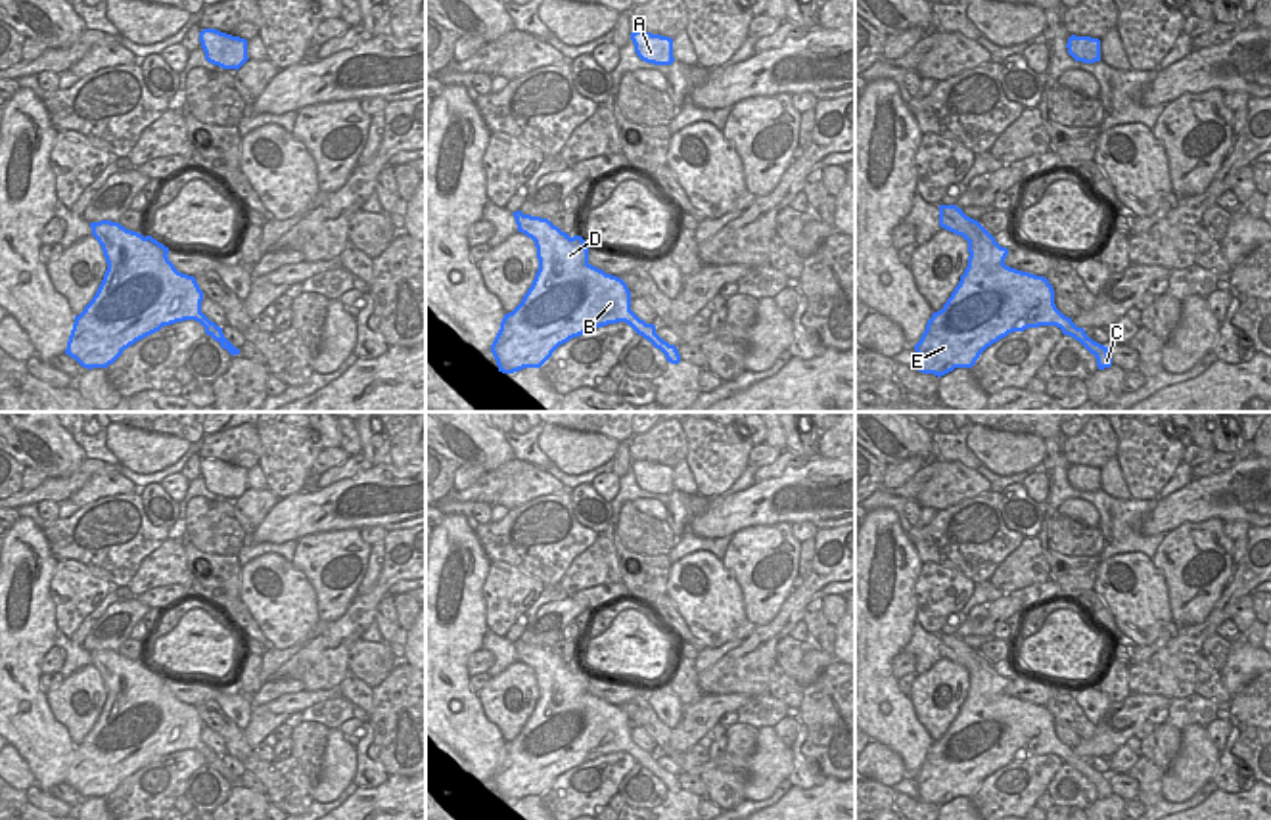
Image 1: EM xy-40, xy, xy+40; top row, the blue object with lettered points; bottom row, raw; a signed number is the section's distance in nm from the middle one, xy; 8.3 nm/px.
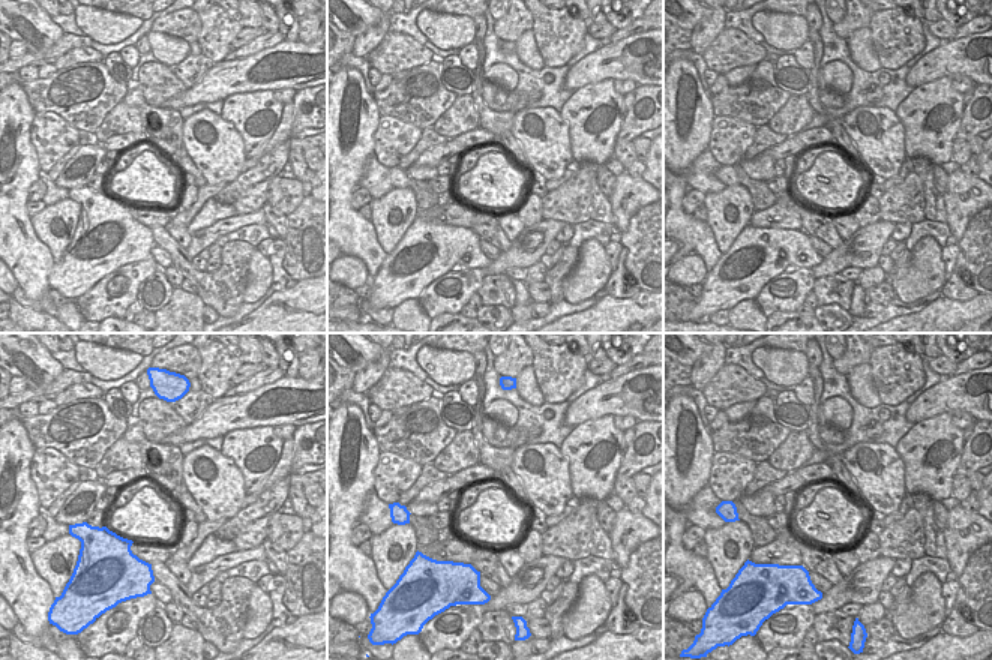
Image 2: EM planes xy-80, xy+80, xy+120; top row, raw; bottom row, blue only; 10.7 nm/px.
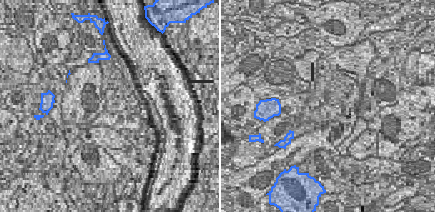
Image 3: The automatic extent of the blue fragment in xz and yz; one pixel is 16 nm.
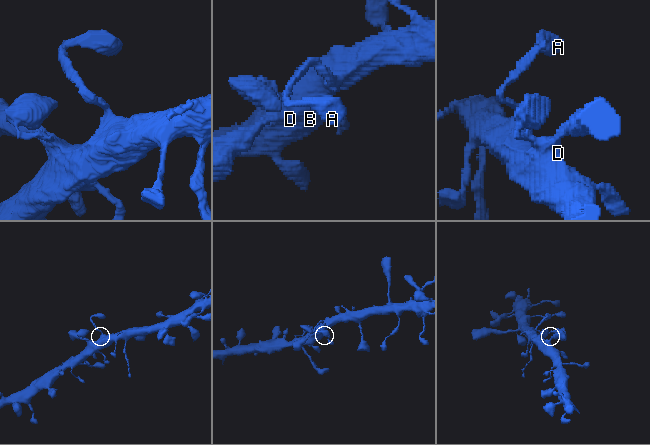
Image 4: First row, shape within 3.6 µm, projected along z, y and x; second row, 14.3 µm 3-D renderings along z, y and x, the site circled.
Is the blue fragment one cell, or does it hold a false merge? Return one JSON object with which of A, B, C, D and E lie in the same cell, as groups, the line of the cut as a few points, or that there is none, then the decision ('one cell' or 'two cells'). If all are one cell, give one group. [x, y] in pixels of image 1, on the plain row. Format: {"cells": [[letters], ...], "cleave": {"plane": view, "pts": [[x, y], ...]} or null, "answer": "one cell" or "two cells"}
{"cells": [["A", "B", "C", "D", "E"]], "cleave": null, "answer": "one cell"}

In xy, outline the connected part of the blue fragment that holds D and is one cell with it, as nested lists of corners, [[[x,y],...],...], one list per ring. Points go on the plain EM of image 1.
[[[512,642],[518,661],[535,671],[539,699],[521,732],[500,751],[491,774],[498,801],[541,797],[552,782],[573,766],[596,757],[625,751],[659,778],[667,791],[681,784],[631,740],[627,713],[589,692],[581,665],[569,665],[548,648]]]

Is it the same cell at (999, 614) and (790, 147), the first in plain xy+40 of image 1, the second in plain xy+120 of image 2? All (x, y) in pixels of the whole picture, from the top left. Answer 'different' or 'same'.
same

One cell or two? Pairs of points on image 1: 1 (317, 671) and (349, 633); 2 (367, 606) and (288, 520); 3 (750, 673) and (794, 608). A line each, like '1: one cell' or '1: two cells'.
1: one cell
2: two cells
3: one cell

